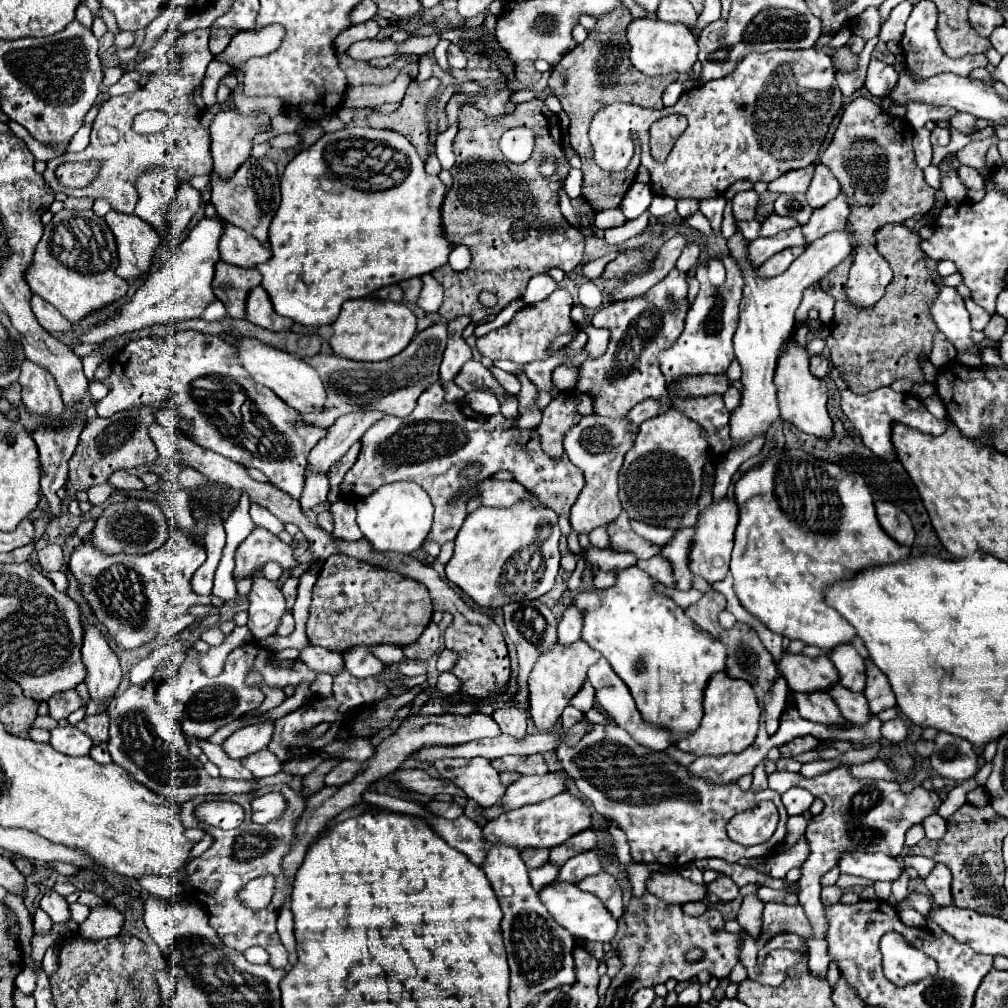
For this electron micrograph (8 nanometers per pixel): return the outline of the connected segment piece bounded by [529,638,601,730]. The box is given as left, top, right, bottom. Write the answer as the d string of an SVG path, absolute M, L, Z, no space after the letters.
M577 640L571 646L563 646L559 642L553 644L553 650L541 654L537 658L531 676L529 676L529 700L531 700L531 716L537 730L551 730L561 718L561 712L569 704L569 700L579 692L587 678L587 670L591 664L599 660L599 652L593 650L585 640Z

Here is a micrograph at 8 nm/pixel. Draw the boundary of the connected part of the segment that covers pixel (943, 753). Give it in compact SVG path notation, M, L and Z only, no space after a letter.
M939 732L933 742L935 750L929 756L929 764L939 776L951 780L967 780L977 774L979 758L967 740Z

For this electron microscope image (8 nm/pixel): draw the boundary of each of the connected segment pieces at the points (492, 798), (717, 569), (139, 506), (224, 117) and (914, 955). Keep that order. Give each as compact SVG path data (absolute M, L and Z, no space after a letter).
M441 758L435 762L437 772L465 790L481 808L491 808L499 804L505 794L505 786L499 780L499 772L485 758L471 758L469 762L461 758Z
M723 498L719 502L711 502L705 510L701 510L697 520L697 534L693 536L693 550L689 552L689 570L693 574L705 578L709 584L725 578L725 574L729 572L733 532L737 522L739 522L739 510L735 500Z
M127 498L125 502L119 504L111 504L103 510L103 514L99 516L91 542L103 550L105 554L117 554L117 552L127 552L127 554L145 554L151 550L157 550L163 542L167 542L169 538L169 530L171 524L165 518L165 514L161 512L159 506L147 502L147 500L135 500L135 498Z
M225 108L213 116L211 122L211 154L213 154L213 172L221 180L229 180L241 162L249 158L251 140L259 130L251 124L253 116L243 116L235 108Z
M896 932L885 934L879 949L883 956L883 974L895 986L907 986L937 972L935 960L907 944Z

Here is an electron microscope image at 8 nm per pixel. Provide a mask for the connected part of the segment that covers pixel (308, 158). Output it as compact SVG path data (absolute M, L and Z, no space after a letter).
M347 126L337 132L323 134L311 148L299 152L285 168L281 176L281 206L271 222L269 228L269 242L271 242L271 258L257 270L263 274L263 288L269 292L269 298L273 302L273 308L277 314L287 316L299 324L305 326L323 326L333 324L333 320L339 316L339 310L343 302L353 298L367 298L375 290L399 284L401 280L421 278L425 274L431 274L433 270L445 266L449 262L449 254L453 250L453 242L445 236L443 222L441 222L441 206L443 198L447 194L445 184L439 180L439 176L429 176L423 168L423 160L415 152L415 146L395 130L375 130L375 128L361 128L361 126Z

